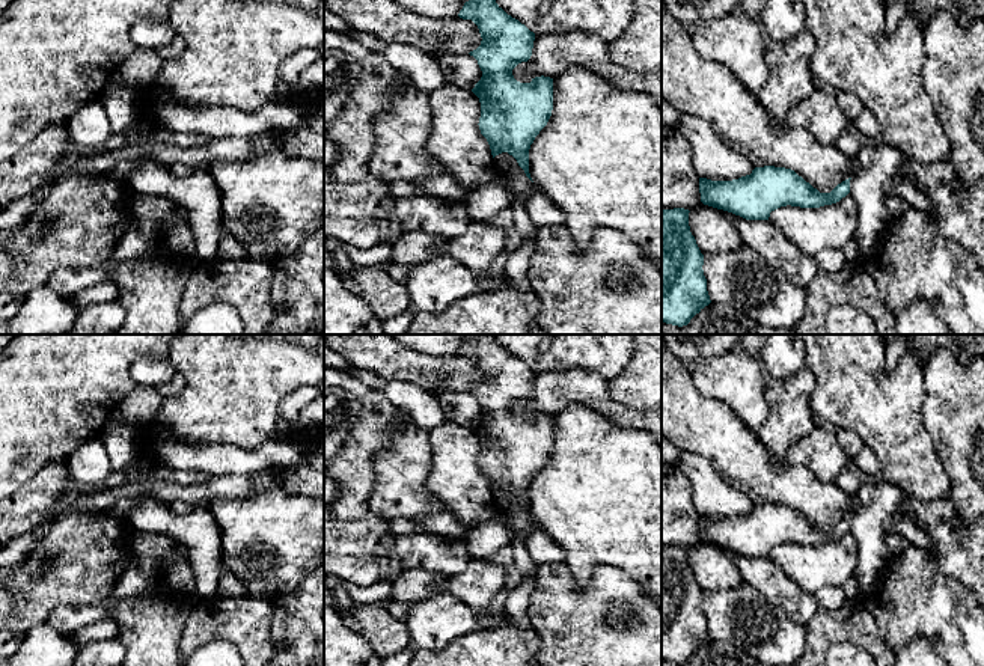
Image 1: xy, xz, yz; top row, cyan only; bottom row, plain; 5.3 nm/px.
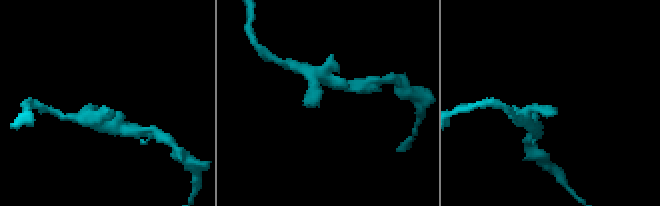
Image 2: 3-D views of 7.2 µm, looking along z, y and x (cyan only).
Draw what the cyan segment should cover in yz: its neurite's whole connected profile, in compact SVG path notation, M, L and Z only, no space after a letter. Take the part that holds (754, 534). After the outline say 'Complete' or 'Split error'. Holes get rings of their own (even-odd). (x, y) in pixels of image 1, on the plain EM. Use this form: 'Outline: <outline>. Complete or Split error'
Outline: M755 505L750 512L732 518L699 515L701 539L746 558L769 558L781 544L820 545L839 539L850 530L850 517L830 530L820 530L794 508Z. Complete

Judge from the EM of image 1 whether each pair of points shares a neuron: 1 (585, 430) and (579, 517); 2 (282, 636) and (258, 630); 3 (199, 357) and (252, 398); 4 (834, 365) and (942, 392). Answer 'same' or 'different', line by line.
1: same
2: different
3: same
4: different

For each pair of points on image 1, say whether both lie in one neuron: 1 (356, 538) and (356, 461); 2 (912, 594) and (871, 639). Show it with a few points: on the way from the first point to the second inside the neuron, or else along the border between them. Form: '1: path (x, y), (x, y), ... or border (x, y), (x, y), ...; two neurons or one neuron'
1: path (356, 519), (356, 481); one neuron
2: border (862, 600), (876, 621), (882, 639), (892, 650); two neurons

